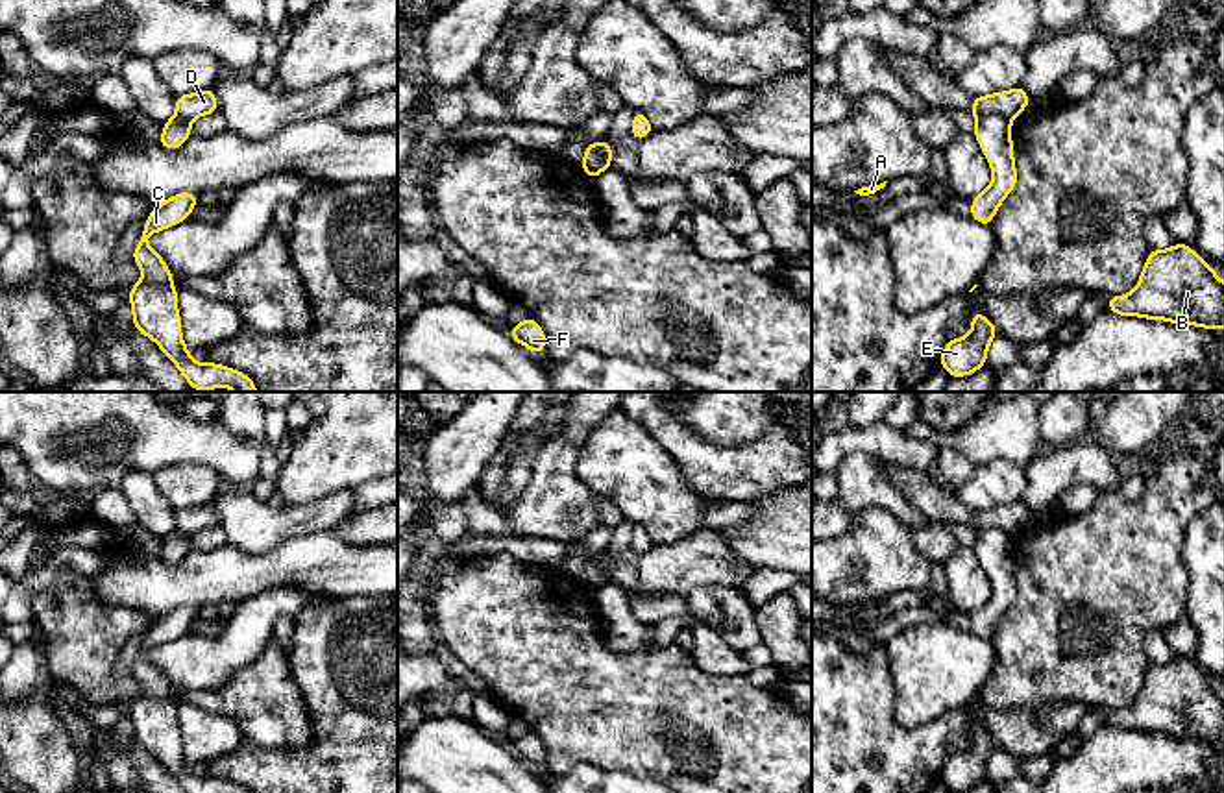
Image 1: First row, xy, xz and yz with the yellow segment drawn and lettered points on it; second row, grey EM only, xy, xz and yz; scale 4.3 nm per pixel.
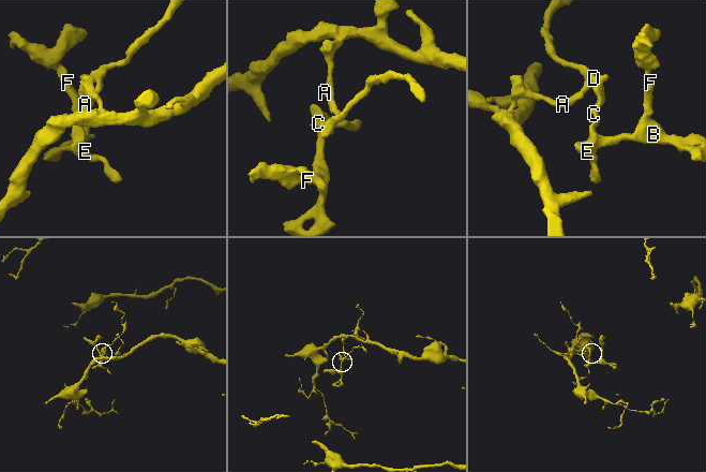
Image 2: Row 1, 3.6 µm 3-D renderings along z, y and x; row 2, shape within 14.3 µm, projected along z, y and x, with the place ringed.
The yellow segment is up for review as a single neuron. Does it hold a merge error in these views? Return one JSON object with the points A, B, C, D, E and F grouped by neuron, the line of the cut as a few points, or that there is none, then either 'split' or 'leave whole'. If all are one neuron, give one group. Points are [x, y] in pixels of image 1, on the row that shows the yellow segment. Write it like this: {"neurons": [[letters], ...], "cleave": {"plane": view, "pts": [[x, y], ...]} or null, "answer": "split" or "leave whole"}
{"neurons": [["A", "D"], ["B", "C", "E", "F"]], "cleave": {"plane": "yz", "pts": [[977, 115], [1003, 115], [1008, 121]]}, "answer": "split"}

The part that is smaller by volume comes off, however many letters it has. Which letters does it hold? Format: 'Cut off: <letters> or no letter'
Cut off: B, C, E, F

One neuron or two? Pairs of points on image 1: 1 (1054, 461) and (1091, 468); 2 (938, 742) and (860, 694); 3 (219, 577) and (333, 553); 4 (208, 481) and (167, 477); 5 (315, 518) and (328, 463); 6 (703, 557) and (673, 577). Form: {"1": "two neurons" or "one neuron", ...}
{"1": "one neuron", "2": "one neuron", "3": "one neuron", "4": "one neuron", "5": "two neurons", "6": "one neuron"}

